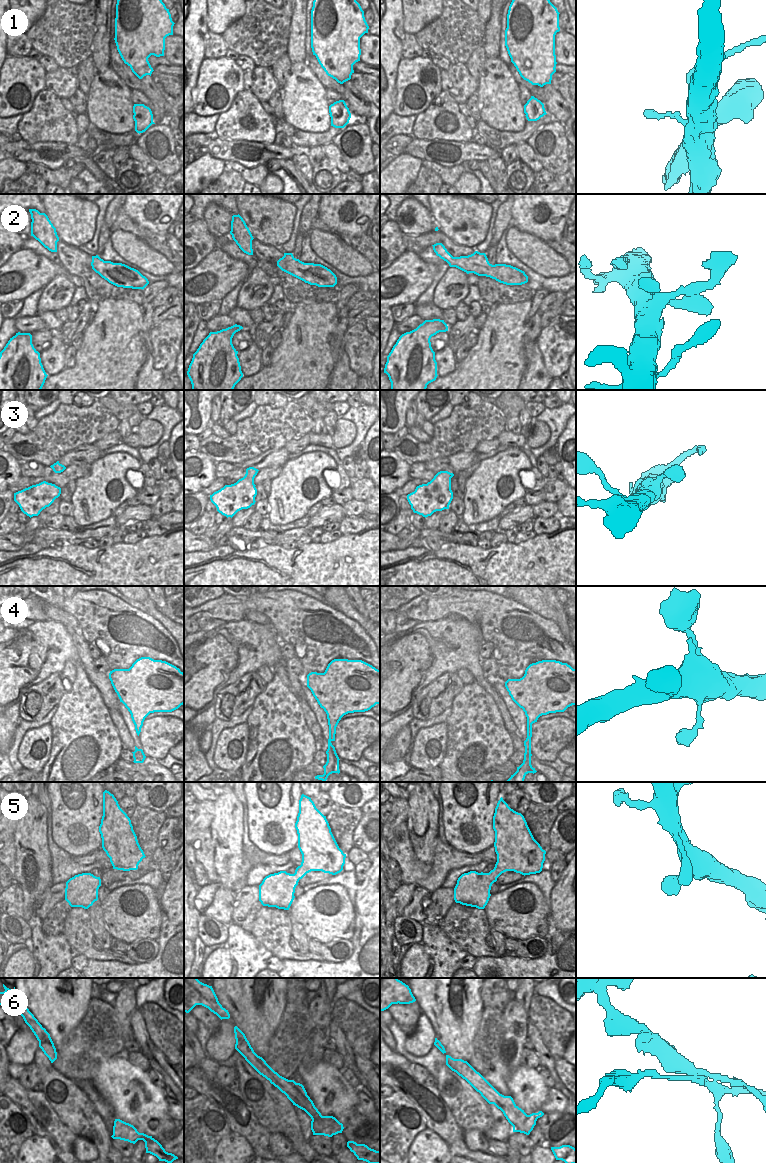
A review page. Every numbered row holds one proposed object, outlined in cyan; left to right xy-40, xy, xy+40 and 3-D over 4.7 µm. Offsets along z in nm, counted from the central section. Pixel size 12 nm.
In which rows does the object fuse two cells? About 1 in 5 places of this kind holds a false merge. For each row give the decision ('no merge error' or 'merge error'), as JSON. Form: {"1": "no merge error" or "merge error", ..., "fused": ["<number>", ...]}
{"1": "merge error", "2": "no merge error", "3": "no merge error", "4": "no merge error", "5": "no merge error", "6": "merge error", "fused": ["1", "6"]}

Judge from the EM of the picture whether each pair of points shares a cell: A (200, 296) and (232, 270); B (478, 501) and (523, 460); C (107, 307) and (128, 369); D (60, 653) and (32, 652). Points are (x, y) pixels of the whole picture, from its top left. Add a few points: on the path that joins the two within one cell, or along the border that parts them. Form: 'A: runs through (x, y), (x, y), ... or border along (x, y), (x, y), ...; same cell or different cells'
A: runs through (208, 292), (224, 276); same cell
B: runs through (489, 490), (511, 466); same cell
C: runs through (116, 322), (116, 354); same cell
D: runs through (53, 652), (39, 652); same cell

